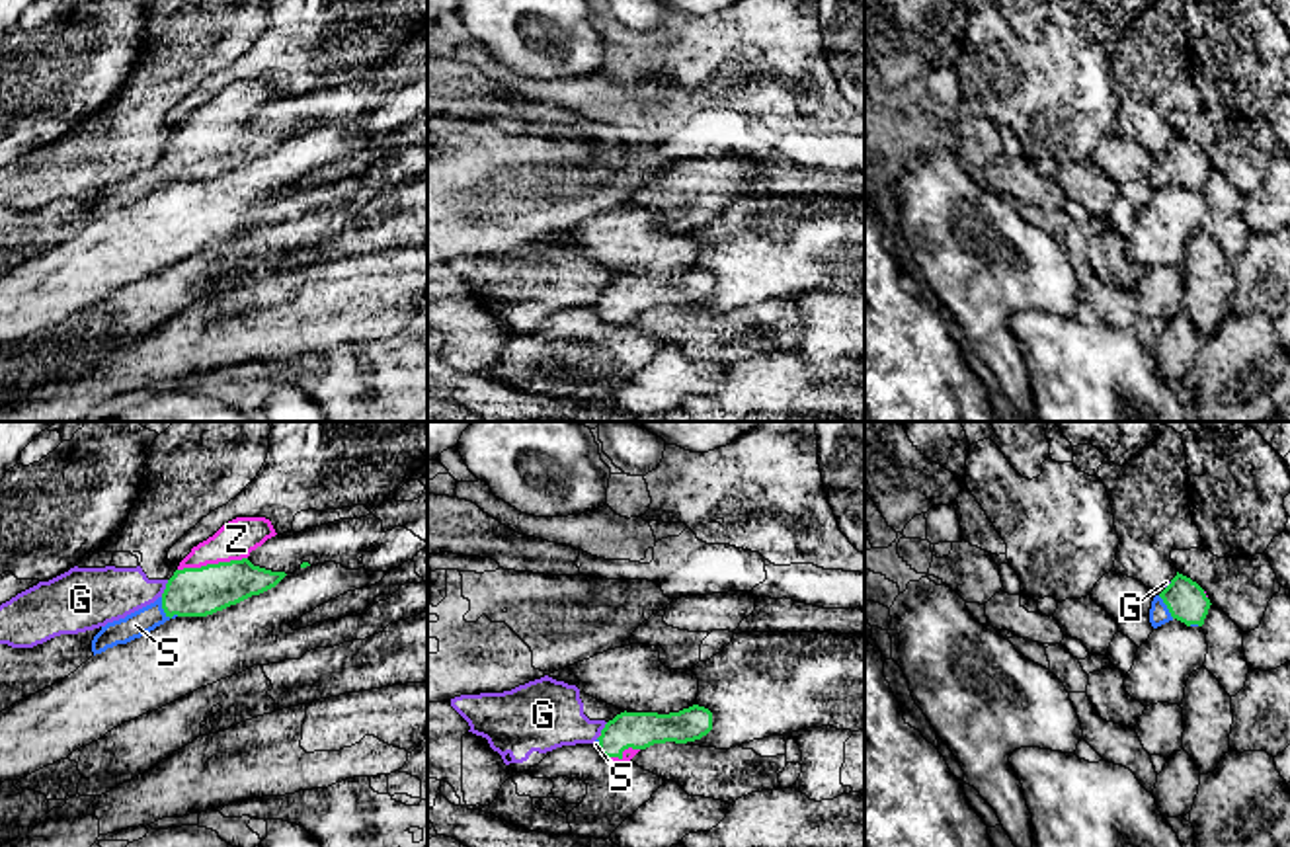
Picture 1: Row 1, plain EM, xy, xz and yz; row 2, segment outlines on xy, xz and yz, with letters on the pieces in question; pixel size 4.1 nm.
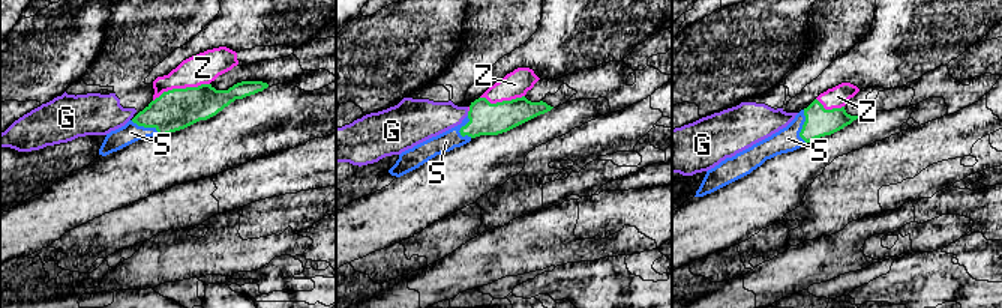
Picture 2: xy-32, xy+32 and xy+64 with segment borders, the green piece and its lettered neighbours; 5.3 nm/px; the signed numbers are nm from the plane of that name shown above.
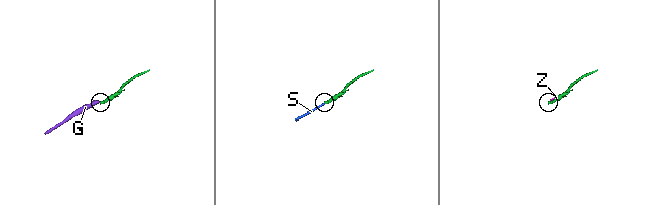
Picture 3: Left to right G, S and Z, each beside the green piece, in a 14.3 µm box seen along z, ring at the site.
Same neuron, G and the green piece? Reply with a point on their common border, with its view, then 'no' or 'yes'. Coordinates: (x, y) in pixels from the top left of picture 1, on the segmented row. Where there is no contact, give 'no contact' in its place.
xy (166, 588) | no

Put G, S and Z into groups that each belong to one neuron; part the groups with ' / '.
G / S Z

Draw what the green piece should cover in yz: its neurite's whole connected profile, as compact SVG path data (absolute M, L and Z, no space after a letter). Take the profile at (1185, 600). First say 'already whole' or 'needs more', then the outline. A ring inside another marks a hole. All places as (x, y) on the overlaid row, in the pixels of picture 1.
needs more; M1177 572L1171 584L1153 597L1149 623L1153 628L1177 619L1187 626L1202 626L1210 609L1204 589Z

